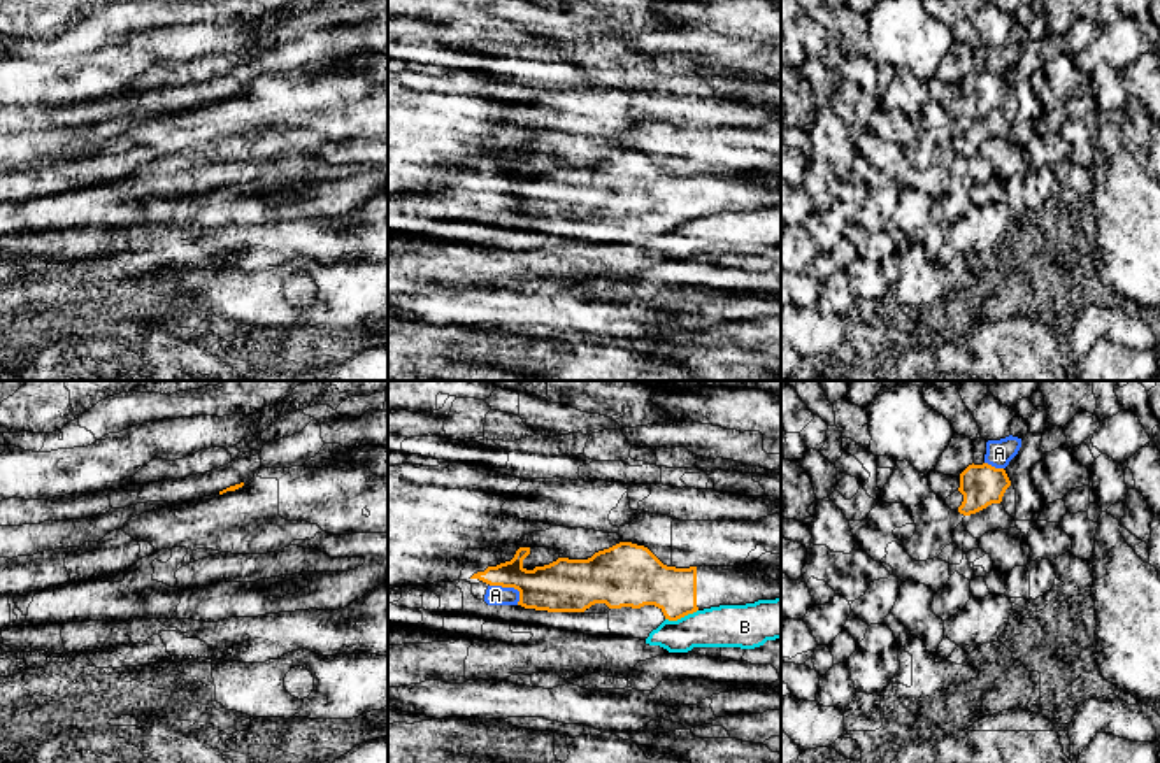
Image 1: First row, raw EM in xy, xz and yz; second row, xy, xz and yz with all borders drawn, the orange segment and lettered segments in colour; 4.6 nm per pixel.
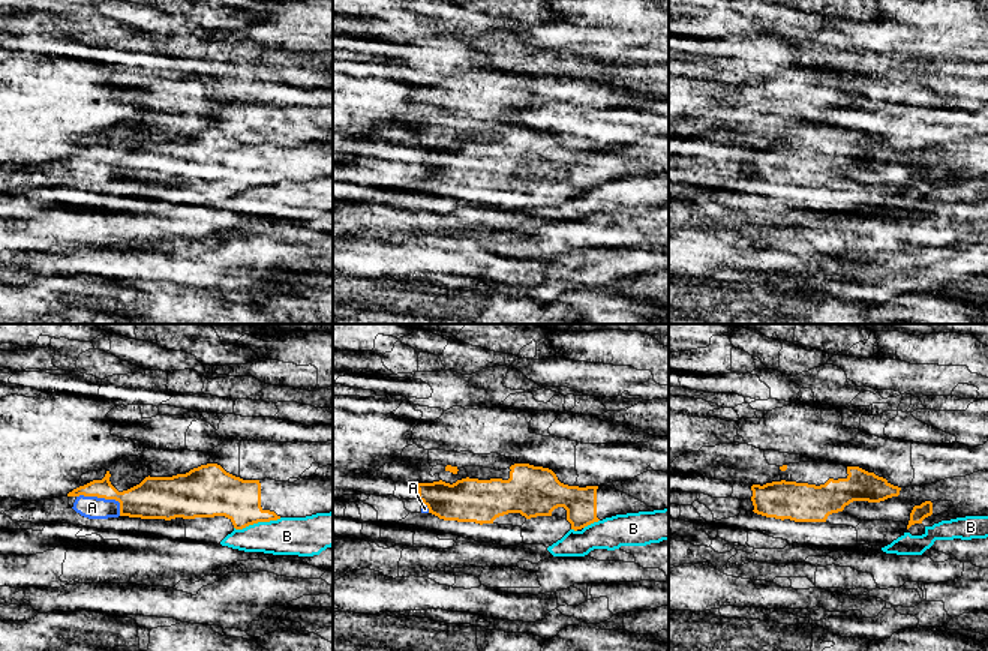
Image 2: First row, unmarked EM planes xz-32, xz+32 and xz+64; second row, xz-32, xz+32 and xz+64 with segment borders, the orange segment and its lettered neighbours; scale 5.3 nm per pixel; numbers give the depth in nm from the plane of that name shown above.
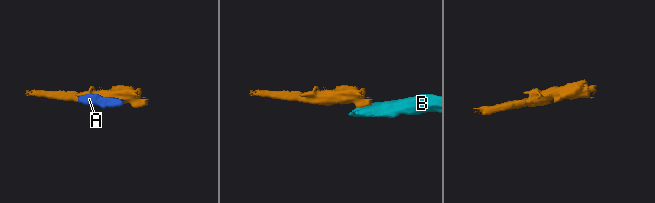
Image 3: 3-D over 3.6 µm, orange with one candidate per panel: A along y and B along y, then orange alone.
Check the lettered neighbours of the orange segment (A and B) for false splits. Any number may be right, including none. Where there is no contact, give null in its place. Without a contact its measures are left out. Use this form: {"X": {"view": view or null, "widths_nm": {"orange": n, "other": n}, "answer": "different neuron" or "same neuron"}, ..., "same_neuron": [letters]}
{"A": {"view": "xz", "widths_nm": {"orange": 240, "other": 100}, "answer": "different neuron"}, "B": {"view": "xz", "widths_nm": {"orange": 240, "other": 190}, "answer": "different neuron"}, "same_neuron": []}

